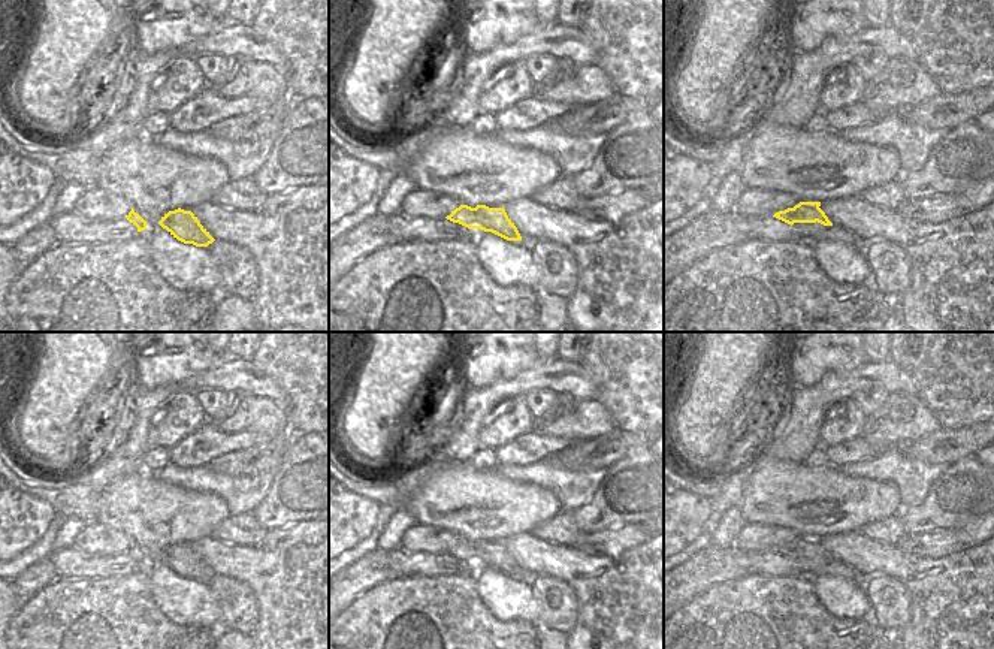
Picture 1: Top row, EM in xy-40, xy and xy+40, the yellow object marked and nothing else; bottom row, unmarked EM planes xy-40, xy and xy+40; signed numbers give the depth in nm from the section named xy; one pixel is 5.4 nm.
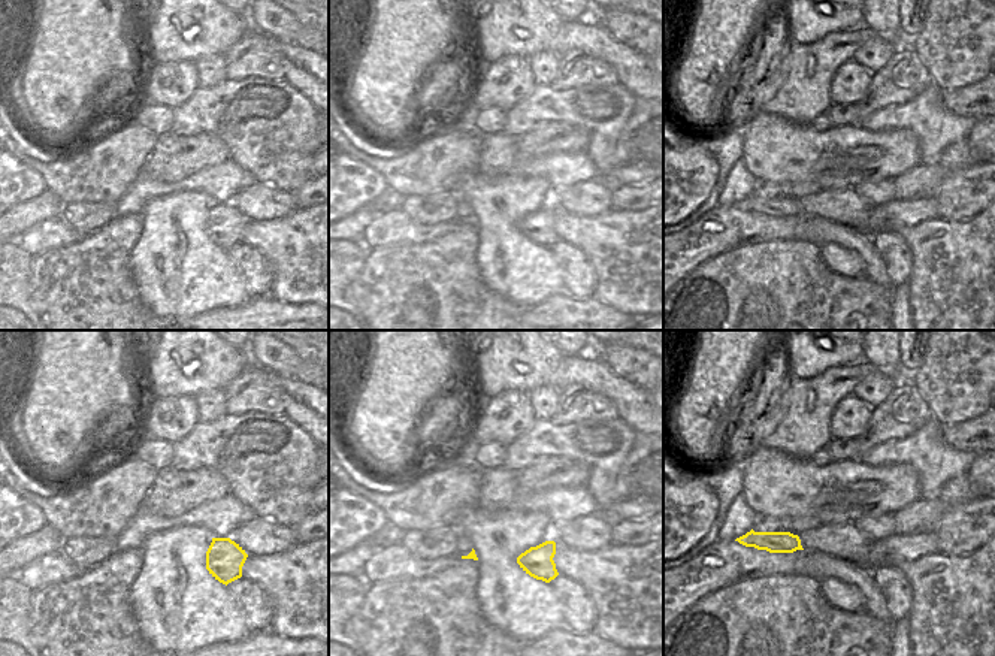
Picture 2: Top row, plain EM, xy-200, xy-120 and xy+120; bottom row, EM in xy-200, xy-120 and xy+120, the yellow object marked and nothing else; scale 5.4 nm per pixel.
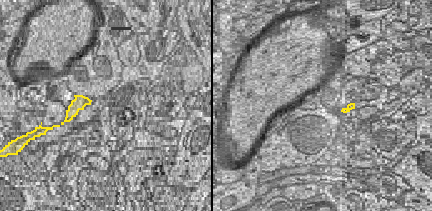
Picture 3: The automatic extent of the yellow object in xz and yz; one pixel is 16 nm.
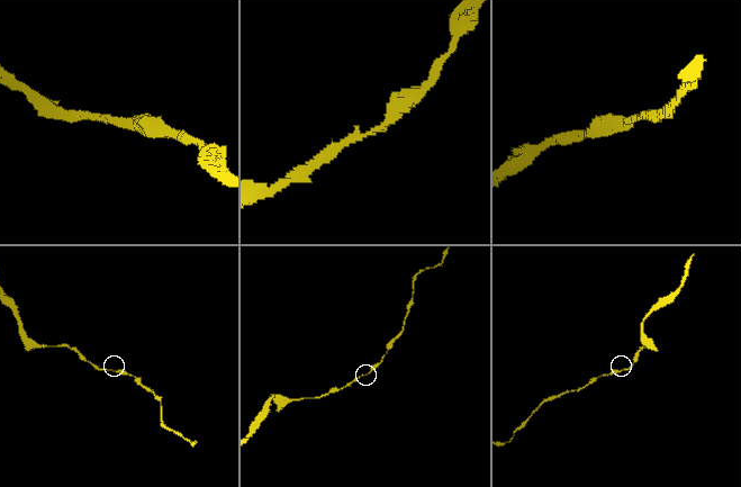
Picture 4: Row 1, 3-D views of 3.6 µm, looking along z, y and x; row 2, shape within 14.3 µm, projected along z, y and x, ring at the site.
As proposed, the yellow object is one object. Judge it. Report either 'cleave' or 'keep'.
keep

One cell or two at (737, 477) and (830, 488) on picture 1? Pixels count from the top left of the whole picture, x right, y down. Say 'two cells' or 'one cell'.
two cells

